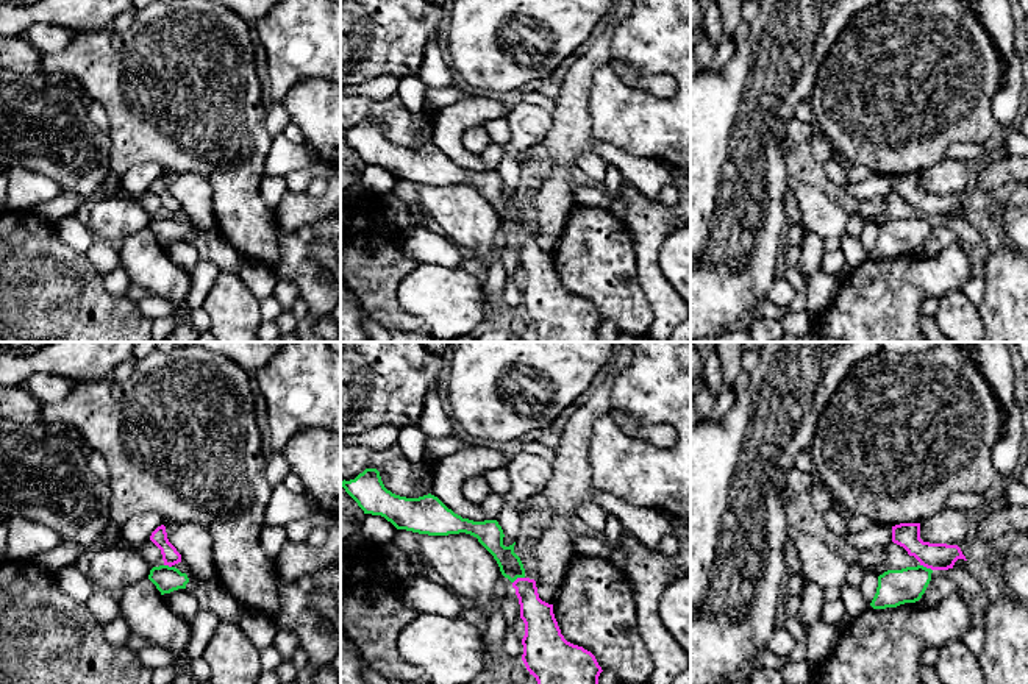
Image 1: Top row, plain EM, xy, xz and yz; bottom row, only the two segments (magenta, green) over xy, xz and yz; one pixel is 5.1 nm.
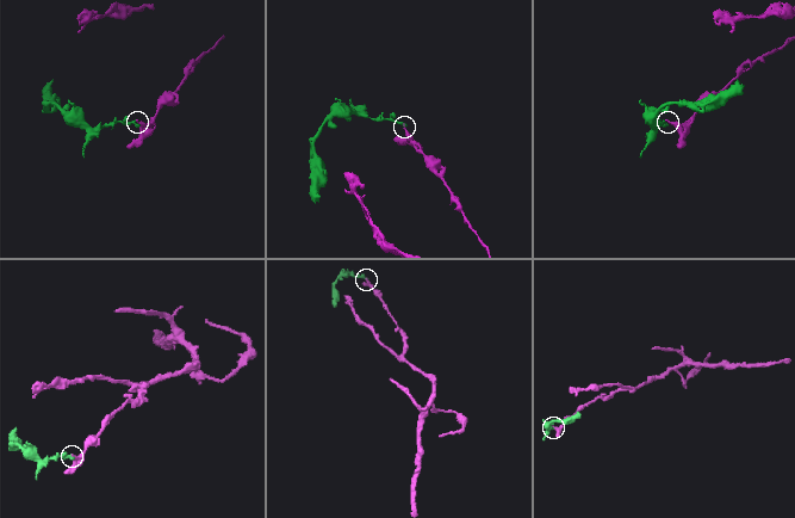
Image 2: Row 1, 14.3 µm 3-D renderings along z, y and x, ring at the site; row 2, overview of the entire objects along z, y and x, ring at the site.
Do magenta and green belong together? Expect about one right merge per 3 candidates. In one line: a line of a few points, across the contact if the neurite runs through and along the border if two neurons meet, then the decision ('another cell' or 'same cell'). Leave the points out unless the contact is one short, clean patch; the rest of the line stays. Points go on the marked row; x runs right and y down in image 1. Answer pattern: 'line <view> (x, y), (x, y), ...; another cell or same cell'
another cell

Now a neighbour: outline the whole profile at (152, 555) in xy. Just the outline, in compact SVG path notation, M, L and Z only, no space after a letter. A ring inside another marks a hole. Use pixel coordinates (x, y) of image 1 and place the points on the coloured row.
M150 539L142 543L139 553L152 568L164 565L161 550Z

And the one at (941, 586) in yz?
M933 570L931 581L919 601L917 607L930 607L941 603L944 598L958 592L956 584L948 578L945 570Z

